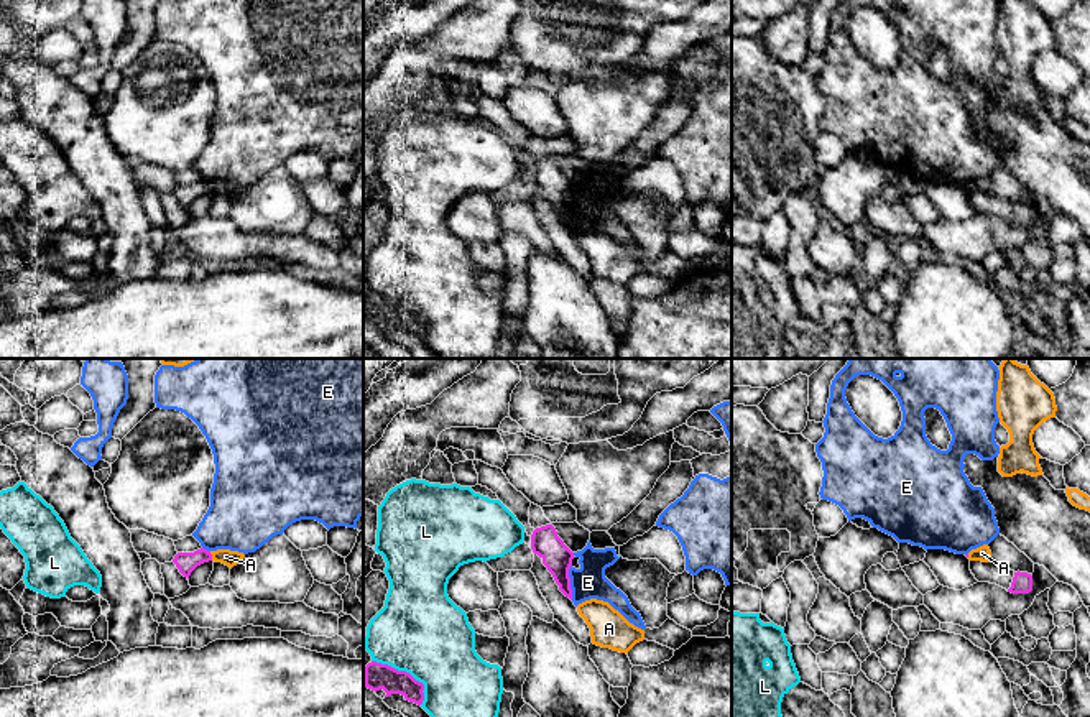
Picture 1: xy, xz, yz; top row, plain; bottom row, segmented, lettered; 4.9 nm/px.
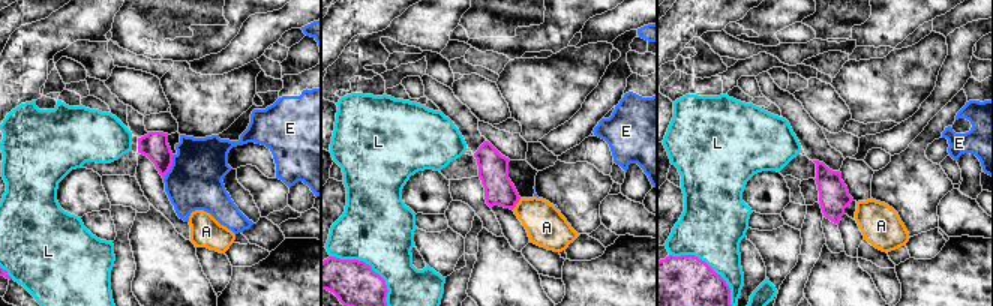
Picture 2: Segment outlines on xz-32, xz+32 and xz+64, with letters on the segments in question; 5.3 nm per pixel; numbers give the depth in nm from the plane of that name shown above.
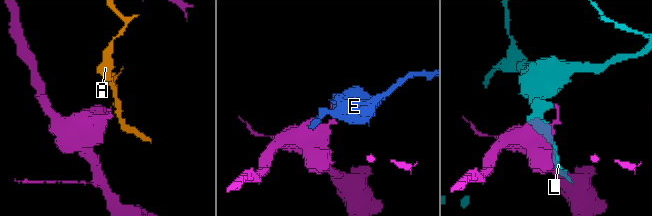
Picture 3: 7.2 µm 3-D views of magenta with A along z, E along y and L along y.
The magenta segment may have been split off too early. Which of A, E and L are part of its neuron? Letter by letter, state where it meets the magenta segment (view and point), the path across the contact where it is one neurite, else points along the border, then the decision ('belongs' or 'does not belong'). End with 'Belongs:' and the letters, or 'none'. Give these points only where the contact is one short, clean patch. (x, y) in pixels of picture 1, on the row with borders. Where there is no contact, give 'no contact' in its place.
A: meets magenta in xy at (211, 556); border along xy (209, 551), (212, 559); does not belong
E: meets magenta in xz at (569, 582); border along xz (571, 564), (572, 599); does not belong
L: meets magenta in xz at (405, 671); does not belong
Belongs: none

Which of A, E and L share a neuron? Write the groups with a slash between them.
A / E / L

